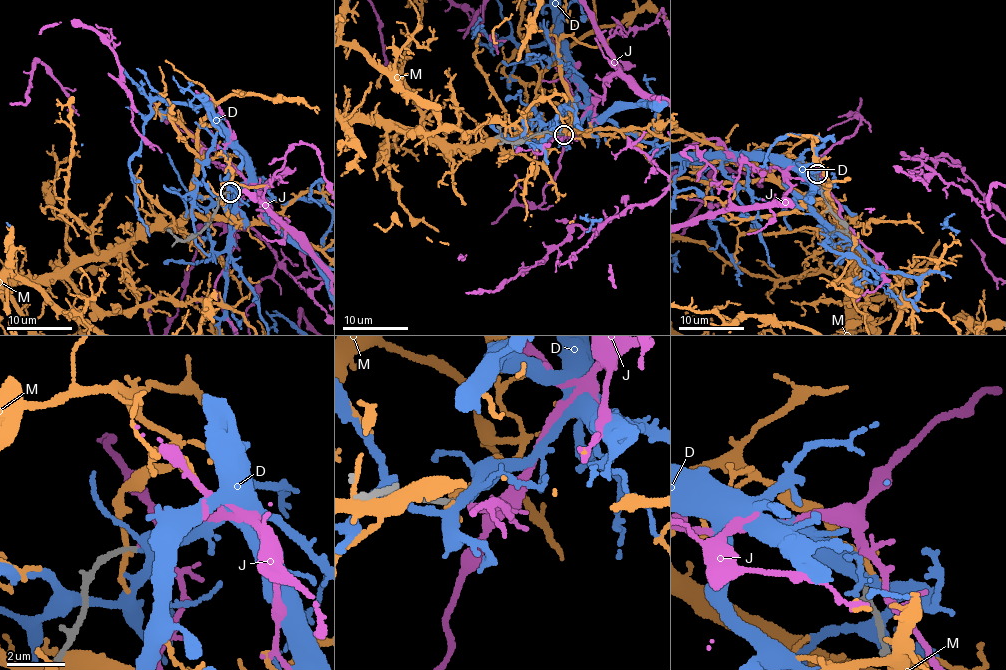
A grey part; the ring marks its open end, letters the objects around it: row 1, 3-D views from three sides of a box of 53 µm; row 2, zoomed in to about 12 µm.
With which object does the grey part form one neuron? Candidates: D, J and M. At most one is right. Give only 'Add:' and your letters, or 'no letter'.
Add: J

